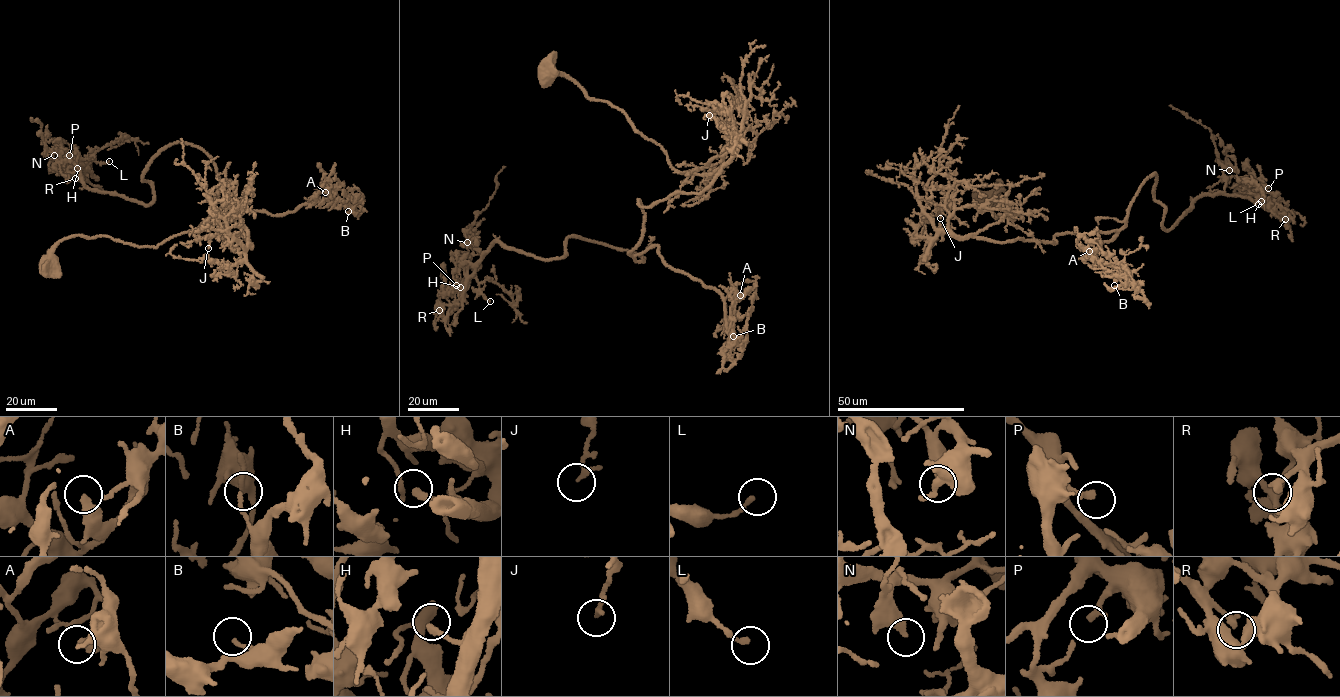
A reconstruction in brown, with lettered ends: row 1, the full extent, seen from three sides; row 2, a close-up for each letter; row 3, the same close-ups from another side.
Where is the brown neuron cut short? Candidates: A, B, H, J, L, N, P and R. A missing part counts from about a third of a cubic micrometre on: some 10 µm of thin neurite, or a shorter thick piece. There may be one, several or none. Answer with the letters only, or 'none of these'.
none of these

